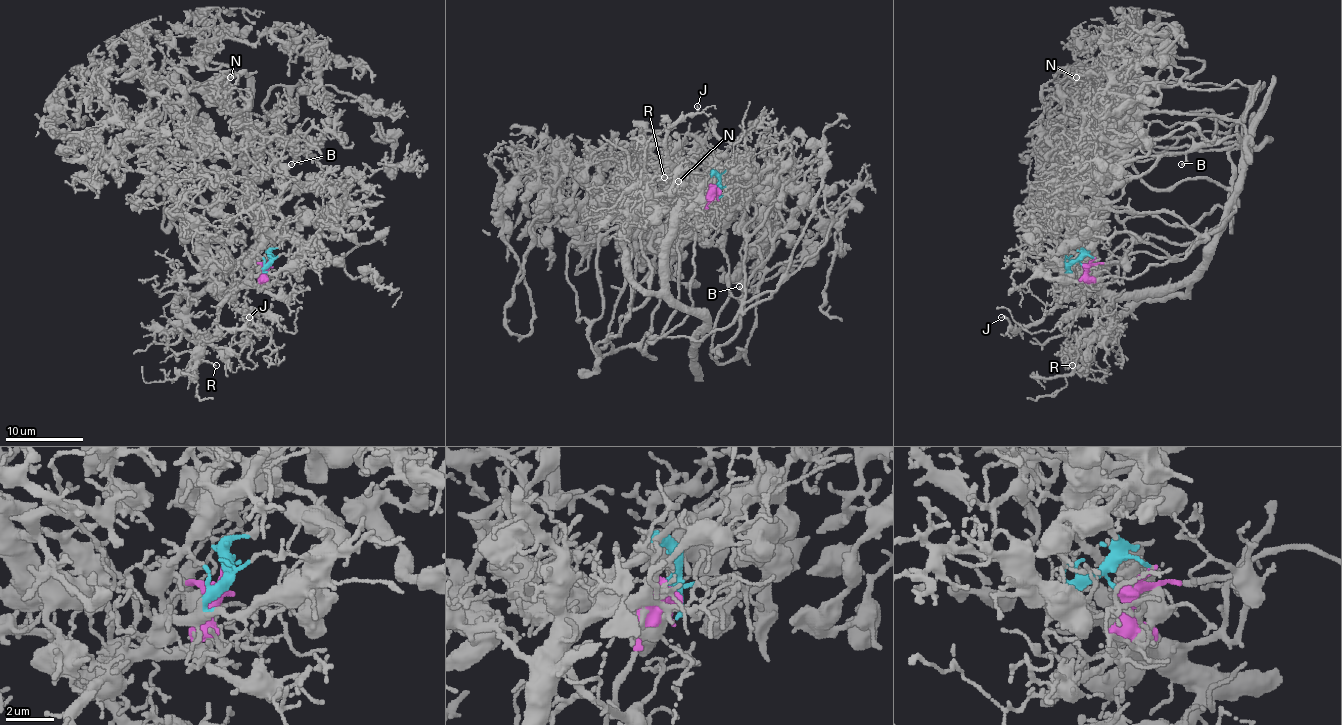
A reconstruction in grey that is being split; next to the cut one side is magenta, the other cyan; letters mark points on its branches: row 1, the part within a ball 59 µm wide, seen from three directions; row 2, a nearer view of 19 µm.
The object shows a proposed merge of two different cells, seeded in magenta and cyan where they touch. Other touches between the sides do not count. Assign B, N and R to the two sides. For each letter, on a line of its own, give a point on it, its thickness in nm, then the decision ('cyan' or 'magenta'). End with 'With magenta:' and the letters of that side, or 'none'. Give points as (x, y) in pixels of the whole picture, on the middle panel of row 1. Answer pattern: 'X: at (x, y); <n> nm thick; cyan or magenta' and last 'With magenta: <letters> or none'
B: at (739, 286); 110 nm thick; magenta
N: at (678, 181); 160 nm thick; magenta
R: at (664, 177); 120 nm thick; cyan
With magenta: B, N

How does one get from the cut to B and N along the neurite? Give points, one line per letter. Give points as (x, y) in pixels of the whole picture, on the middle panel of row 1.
B: (717, 188), (692, 309), (648, 343), (721, 182), (768, 198), (772, 253), (739, 286)
N: (717, 188), (688, 315), (647, 341), (662, 292), (652, 237), (664, 251), (686, 237), (678, 180)

